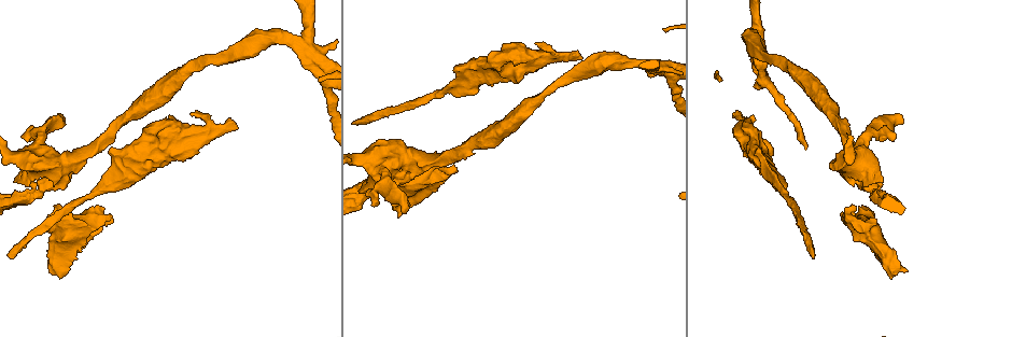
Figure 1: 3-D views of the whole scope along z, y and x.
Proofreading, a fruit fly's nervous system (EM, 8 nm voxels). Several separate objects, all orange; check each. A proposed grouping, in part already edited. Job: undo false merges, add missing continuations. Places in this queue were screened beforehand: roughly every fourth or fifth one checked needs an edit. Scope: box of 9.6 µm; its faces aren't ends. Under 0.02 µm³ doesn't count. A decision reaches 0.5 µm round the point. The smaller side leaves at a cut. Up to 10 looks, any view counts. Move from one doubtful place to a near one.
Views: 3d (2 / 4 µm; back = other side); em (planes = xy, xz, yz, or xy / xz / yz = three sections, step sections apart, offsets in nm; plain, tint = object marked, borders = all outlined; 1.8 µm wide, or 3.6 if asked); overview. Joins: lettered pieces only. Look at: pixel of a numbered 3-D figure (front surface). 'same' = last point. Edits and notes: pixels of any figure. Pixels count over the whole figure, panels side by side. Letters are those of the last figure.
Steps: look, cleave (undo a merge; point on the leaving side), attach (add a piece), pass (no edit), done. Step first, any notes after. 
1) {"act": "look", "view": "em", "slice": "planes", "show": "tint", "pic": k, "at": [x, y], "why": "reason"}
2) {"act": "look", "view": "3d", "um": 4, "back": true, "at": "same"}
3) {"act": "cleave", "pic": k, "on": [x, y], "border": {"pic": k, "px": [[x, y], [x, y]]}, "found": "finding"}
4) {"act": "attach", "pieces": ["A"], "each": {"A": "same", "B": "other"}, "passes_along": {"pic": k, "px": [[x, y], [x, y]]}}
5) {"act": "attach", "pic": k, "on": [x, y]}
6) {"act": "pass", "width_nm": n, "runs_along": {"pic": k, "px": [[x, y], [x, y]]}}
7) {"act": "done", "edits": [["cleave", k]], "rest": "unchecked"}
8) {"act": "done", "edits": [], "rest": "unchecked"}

{"act": "look", "view": "3d", "um": 2, "pic": 1, "at": [232, 120]}

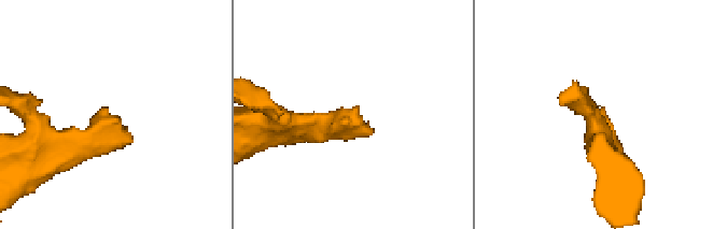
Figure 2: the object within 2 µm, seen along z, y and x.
{"act": "look", "view": "em", "slice": "yz", "step": 4, "show": "plain", "pic": 2, "at": [356, 107]}

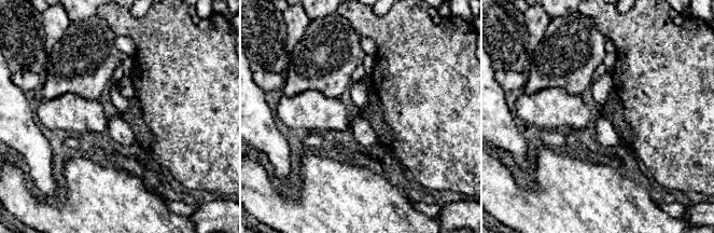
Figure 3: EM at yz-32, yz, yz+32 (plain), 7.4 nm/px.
{"act": "look", "view": "em", "slice": "yz", "step": 4, "show": "borders", "at": "same"}

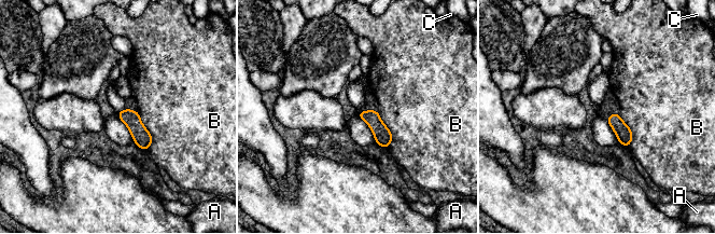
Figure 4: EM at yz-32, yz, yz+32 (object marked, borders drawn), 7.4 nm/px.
{"act": "pass", "each": {"A": "other", "B": "other", "C": "other"}, "border": {"pic": 4, "px": [[138, 110], [152, 138], [149, 150]]}, "found": "no lettered piece goes on from it"}

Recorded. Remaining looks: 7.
{"act": "look", "view": "em", "slice": "planes", "show": "borders", "pic": 1, "at": [304, 45], "why": "four arms meet"}

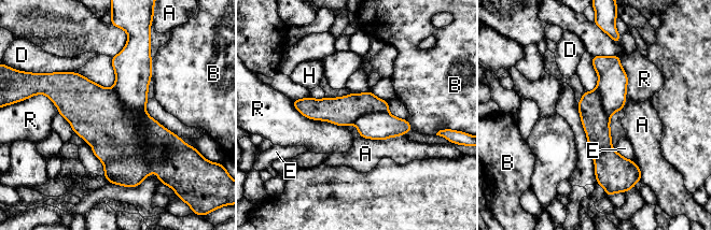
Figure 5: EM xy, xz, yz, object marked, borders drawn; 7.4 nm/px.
{"act": "cleave", "pic": 5, "on": [129, 171], "width_nm": 260, "each": {"A": "other", "B": "other", "D": "other", "E": "other", "H": "other", "R": "other"}, "border": {"pic": 5, "px": [[105, 163], [142, 156], [150, 171]]}, "found": "a second neuron is stuck on"}

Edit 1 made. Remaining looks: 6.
{"act": "look", "view": "overview", "why": "redraw"}

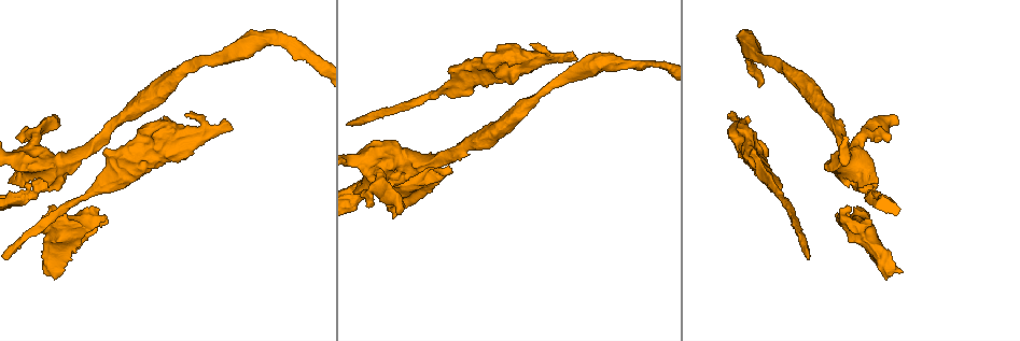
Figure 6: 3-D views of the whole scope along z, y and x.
{"act": "look", "view": "em", "slice": "xy", "step": 4, "show": "borders", "pic": 6, "at": [447, 167], "why": "free end"}

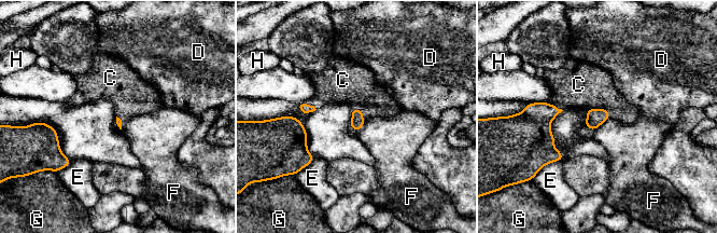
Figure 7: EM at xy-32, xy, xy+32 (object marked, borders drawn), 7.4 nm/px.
{"act": "look", "view": "em", "slice": "planes", "show": "borders", "at": "same"}

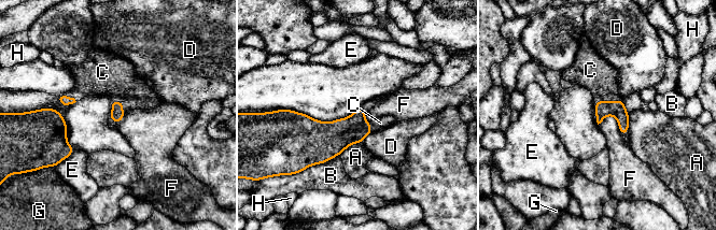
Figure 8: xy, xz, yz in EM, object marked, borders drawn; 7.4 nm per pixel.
{"act": "attach", "pieces": ["C"], "longest_contact_nm": ["B", 260], "each": {"A": "other", "B": "other", "C": "same", "D": "other", "E": "other", "F": "other", "G": "other", "H": "other"}, "passes_along": {"pic": 8, "px": [[603, 109], [606, 101], [593, 72]]}, "found": "it goes on there"}

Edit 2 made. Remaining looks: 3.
{"act": "look", "view": "overview", "why": "see it whole again"}

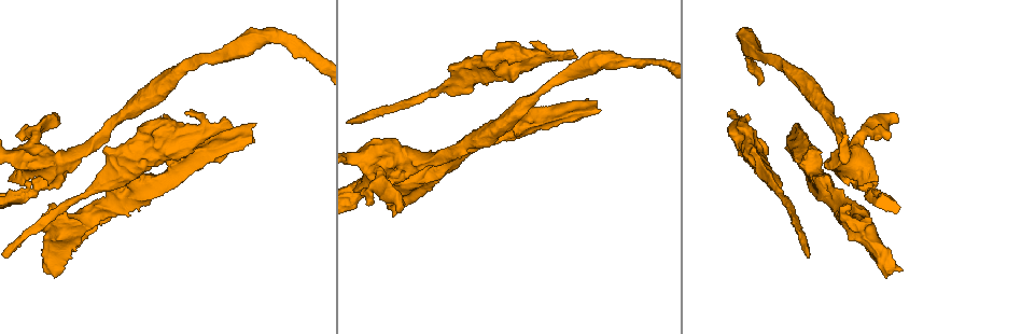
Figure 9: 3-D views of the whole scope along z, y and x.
{"act": "look", "view": "3d", "um": 4, "back": true, "pic": 9, "at": [886, 264], "why": "thick turns thin"}

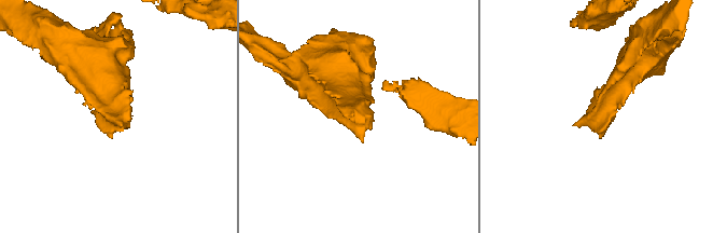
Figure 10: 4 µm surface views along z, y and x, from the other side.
{"act": "look", "view": "em", "um": 3.6, "slice": "planes", "show": "borders", "pic": 10, "at": [359, 114], "why": "need the tissue"}

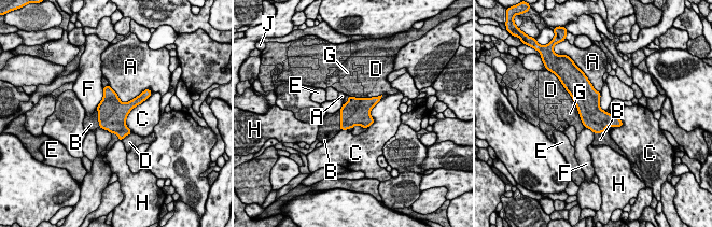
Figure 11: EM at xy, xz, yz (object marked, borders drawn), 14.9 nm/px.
{"act": "attach", "pieces": ["B"], "width_nm": 360, "each": {"A": "other", "B": "same", "C": "other", "D": "other", "E": "other", "F": "other", "G": "other", "H": "other", "J": "other"}, "passes_along": {"pic": 11, "px": [[594, 117], [604, 130], [600, 139]]}, "found": "the neuron continues"}

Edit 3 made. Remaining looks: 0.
{"act": "done", "edits": [["cleave", 5], ["attach", 8], ["attach", 11]], "rest": "unchecked"}

